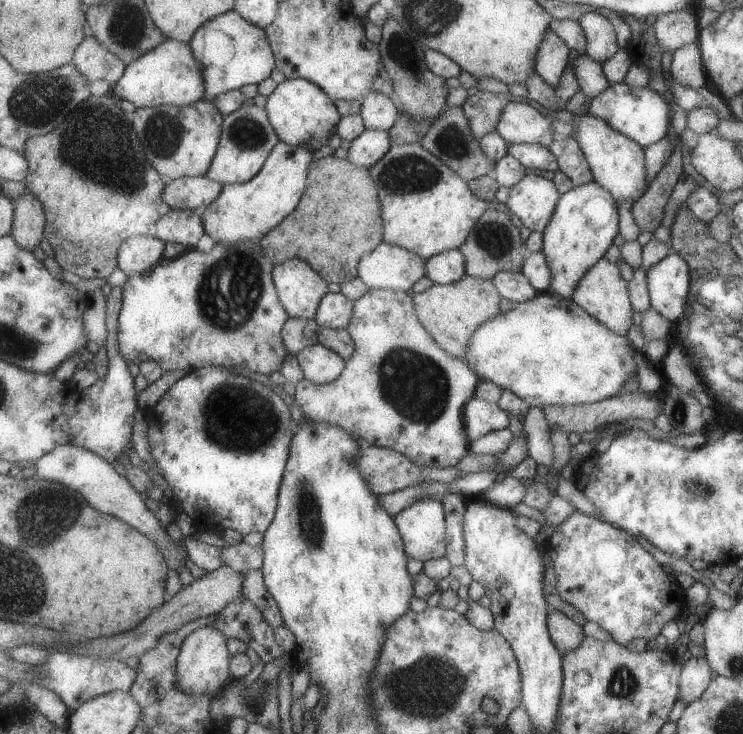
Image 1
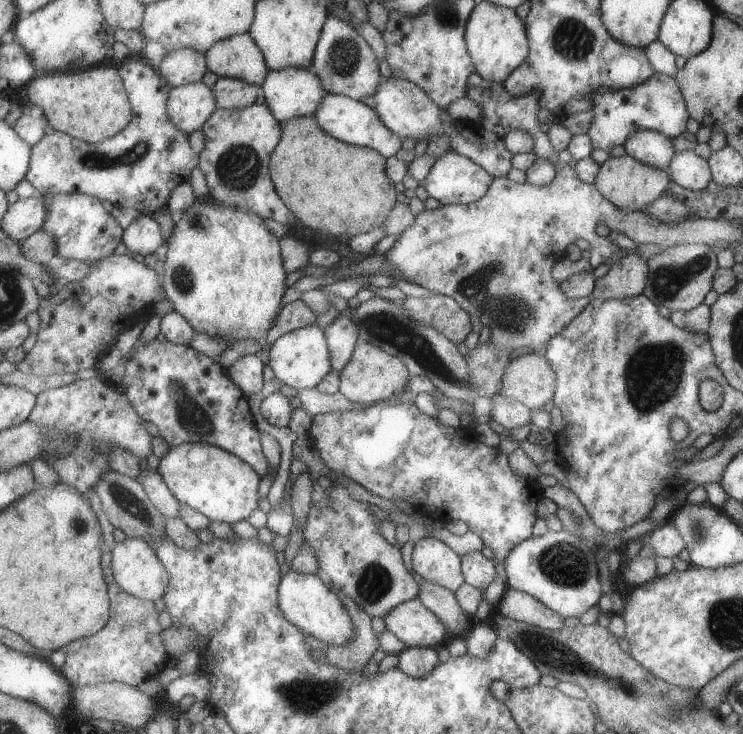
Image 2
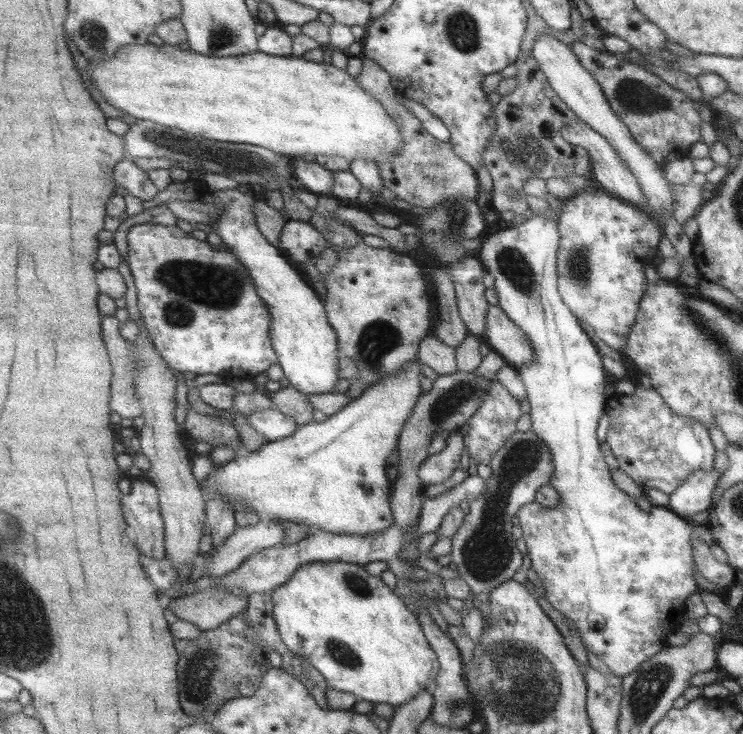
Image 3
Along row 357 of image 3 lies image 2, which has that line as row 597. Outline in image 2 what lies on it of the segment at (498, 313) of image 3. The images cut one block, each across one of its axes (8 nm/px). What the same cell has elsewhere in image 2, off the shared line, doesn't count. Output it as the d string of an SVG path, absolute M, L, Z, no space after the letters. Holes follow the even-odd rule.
M509 586L505 587L497 605L498 612L514 621L523 621L529 625L549 630L559 630L565 627L565 617L559 616L557 612L553 612L532 596Z

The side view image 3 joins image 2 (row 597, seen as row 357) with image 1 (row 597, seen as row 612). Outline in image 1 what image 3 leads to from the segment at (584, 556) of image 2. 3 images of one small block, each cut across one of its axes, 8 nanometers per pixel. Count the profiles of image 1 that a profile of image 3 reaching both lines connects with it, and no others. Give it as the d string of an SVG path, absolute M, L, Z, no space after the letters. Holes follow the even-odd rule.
M574 510L564 522L556 526L544 549L557 576L553 589L556 589L560 598L572 604L585 620L607 631L610 638L620 645L626 645L633 639L645 639L647 642L653 640L660 628L669 619L676 620L678 612L685 606L684 589L676 581L676 574L665 574L662 566L628 532L605 521Z

